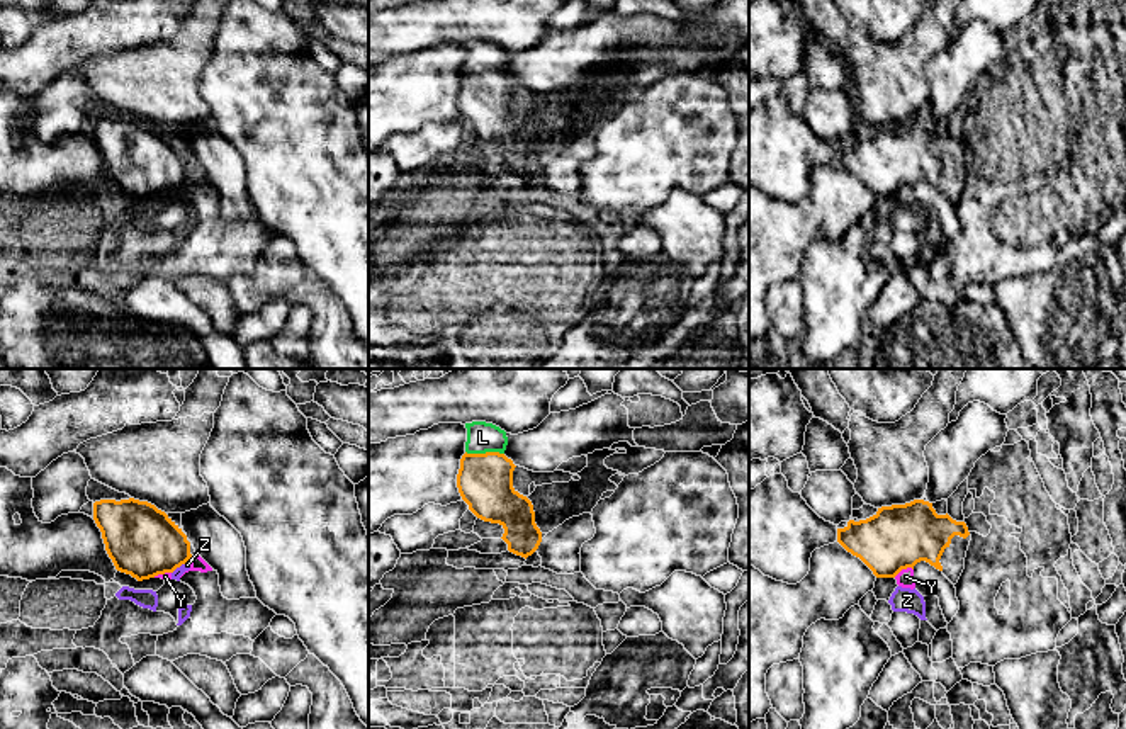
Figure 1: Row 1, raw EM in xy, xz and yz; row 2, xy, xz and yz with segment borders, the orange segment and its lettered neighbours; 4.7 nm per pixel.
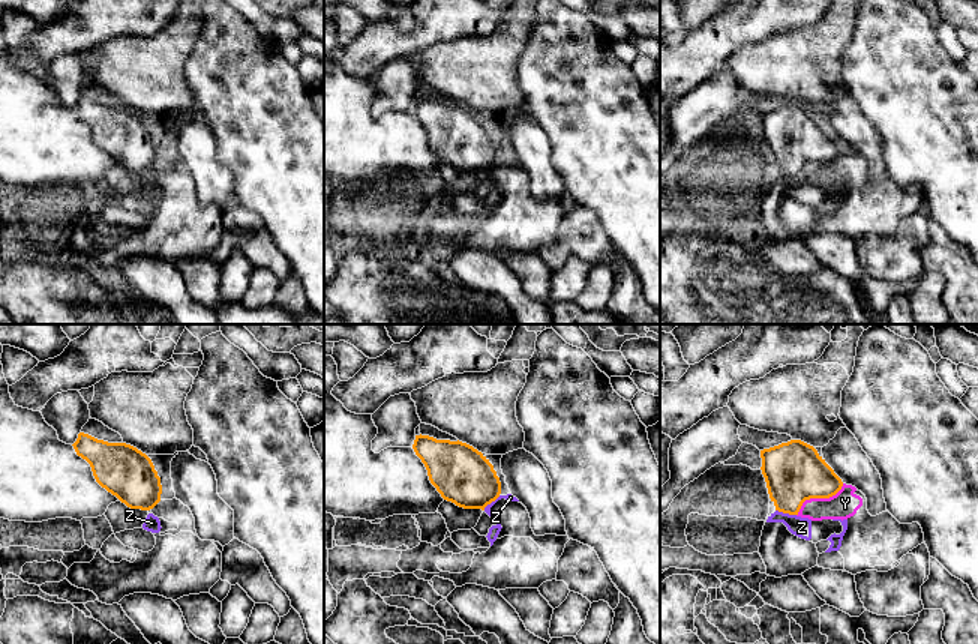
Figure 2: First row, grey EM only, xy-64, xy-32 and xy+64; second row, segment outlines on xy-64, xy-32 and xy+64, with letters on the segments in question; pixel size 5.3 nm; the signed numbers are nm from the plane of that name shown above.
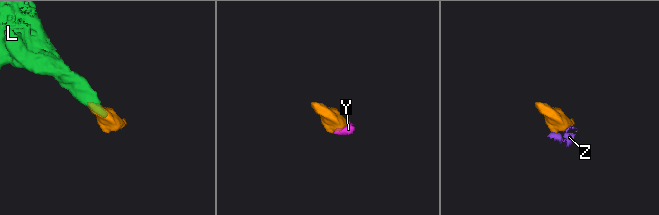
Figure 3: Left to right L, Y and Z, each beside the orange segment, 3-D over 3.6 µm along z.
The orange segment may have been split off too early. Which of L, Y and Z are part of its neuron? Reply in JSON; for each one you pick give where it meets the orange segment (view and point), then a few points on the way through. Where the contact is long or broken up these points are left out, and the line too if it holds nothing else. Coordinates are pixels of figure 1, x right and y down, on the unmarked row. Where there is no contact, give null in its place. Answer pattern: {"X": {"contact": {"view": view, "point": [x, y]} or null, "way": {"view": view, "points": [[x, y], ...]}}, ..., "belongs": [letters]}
{"L": {"contact": {"view": "xz", "point": [486, 72]}, "way": {"view": "xz", "points": [[484, 101], [486, 72], [483, 56]]}}, "belongs": ["L"]}

